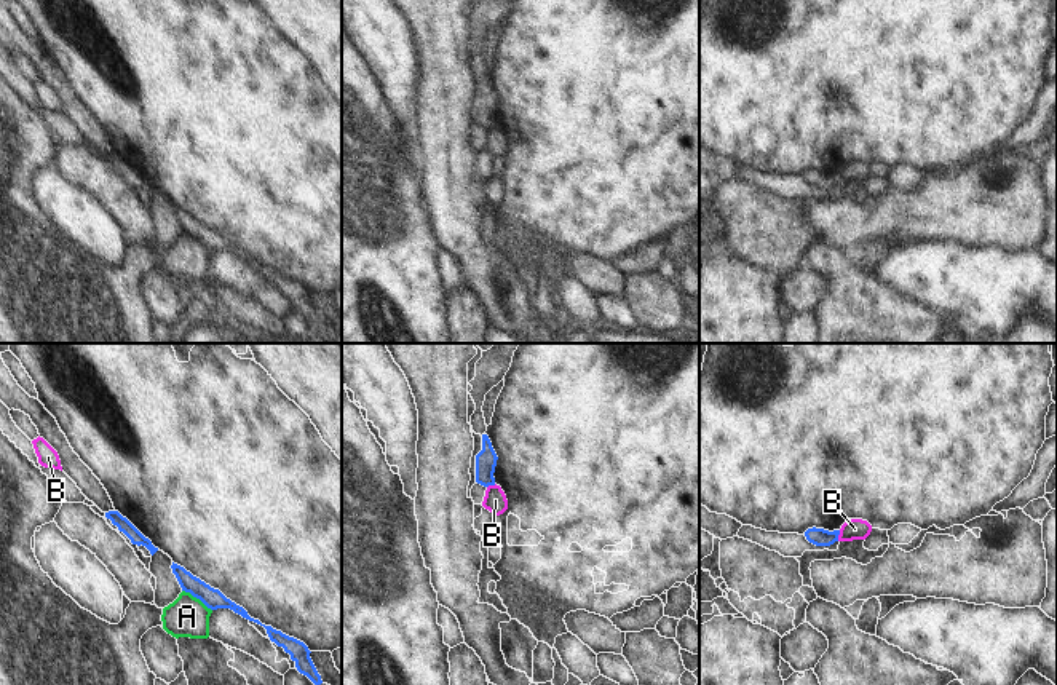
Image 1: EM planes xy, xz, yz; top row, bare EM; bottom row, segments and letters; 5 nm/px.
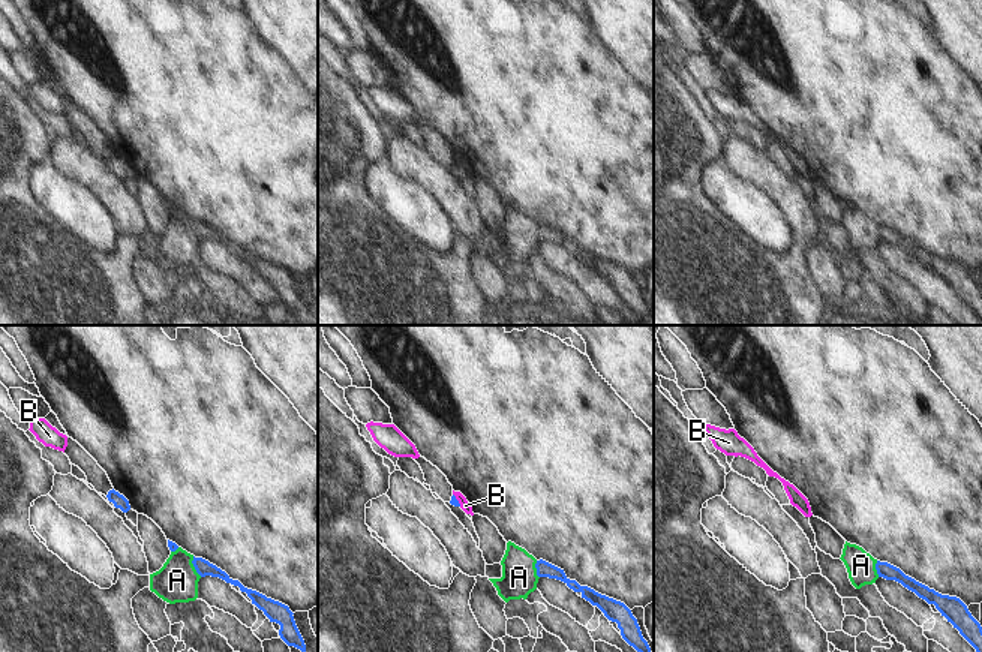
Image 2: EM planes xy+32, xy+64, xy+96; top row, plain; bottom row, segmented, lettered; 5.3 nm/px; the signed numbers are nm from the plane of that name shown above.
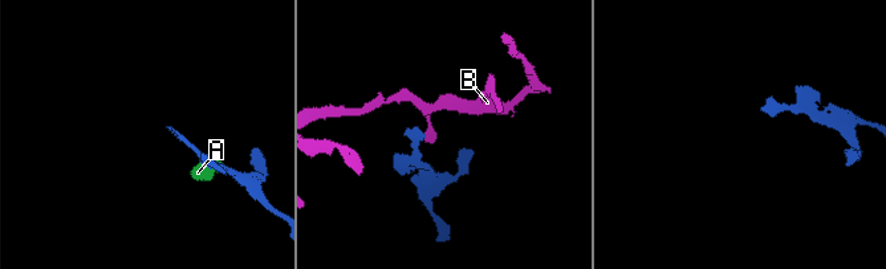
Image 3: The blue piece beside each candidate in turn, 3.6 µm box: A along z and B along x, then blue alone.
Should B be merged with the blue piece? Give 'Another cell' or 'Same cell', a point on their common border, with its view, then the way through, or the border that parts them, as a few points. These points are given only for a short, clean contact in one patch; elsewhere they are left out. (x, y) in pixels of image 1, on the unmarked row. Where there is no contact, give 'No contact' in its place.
Another cell. Touches blue at yz (839, 176). Boundary: yz (840, 173), (837, 182).

